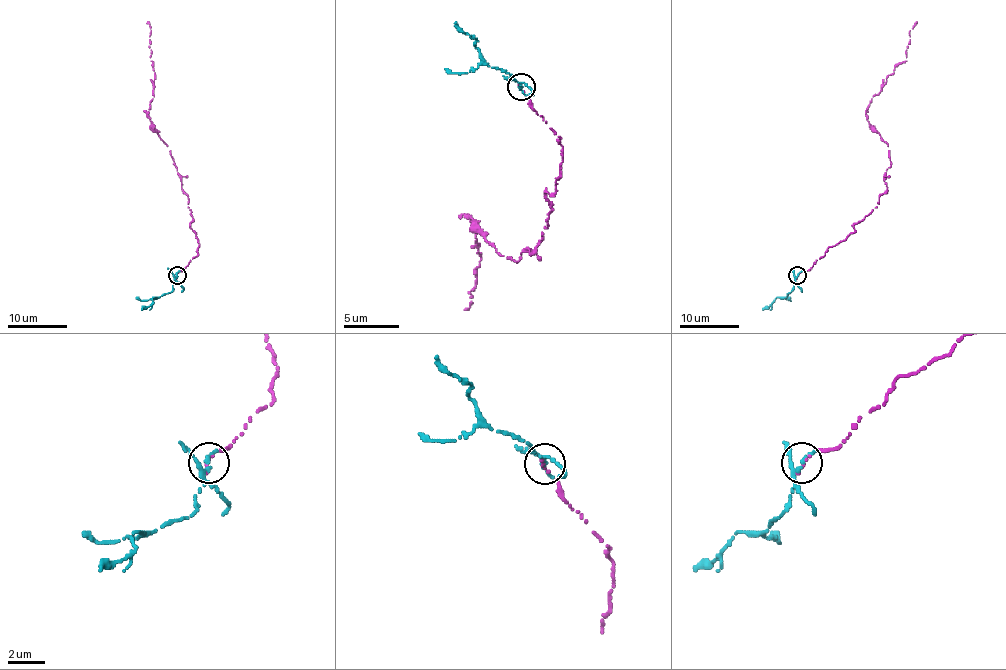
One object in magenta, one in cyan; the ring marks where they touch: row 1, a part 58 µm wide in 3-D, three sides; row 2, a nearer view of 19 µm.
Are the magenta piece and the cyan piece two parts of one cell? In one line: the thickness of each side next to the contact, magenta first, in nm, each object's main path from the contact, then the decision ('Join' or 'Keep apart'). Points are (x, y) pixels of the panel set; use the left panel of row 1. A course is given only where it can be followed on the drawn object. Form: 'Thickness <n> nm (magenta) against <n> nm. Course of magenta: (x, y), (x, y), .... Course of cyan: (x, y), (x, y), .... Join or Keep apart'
Thickness 190 nm (magenta) against 200 nm. Course of magenta: (176, 274), (198, 254), (199, 246), (190, 227), (193, 220), (180, 175), (148, 113), (155, 77), (148, 21). Course of cyan: (177, 274), (173, 289), (153, 297), (152, 302), (142, 310). Join

